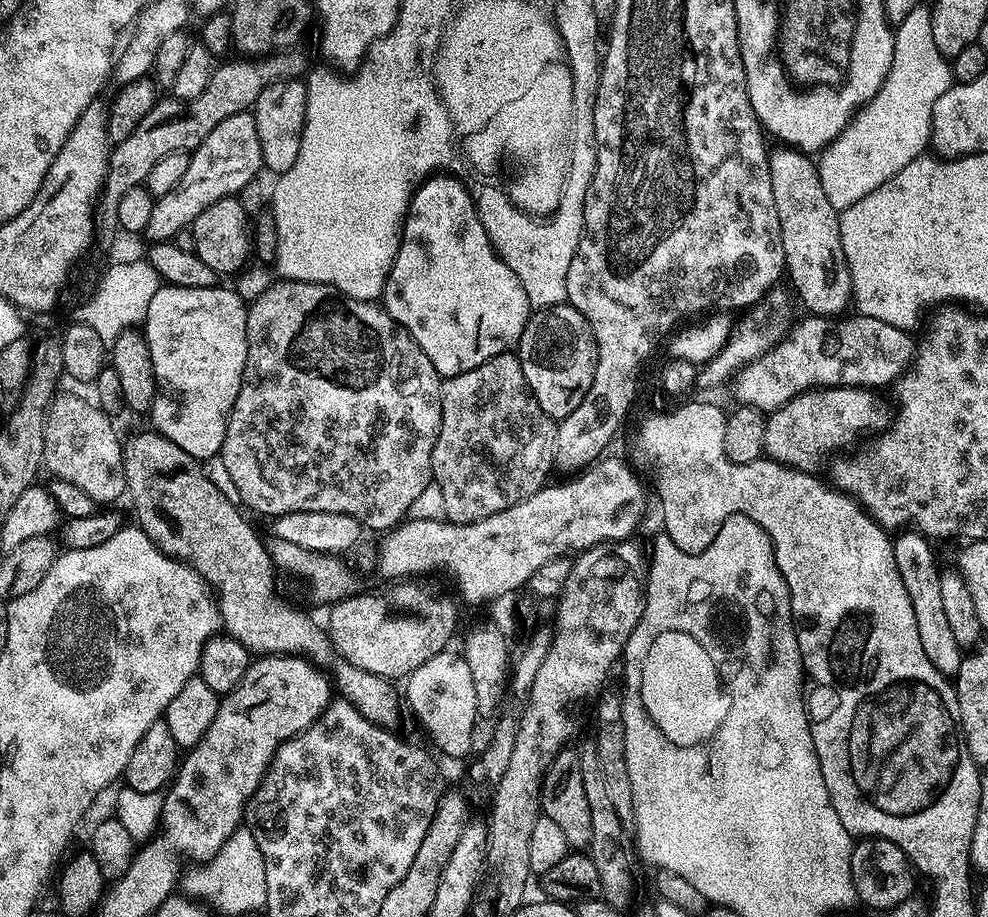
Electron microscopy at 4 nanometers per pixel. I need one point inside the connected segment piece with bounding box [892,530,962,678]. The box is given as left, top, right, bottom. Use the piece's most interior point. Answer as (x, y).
(916, 563)

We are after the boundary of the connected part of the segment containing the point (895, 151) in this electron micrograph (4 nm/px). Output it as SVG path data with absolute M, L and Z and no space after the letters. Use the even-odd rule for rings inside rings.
M918 6L912 10L903 22L897 25L893 40L894 54L891 56L891 68L880 88L867 104L857 109L848 125L821 151L818 158L817 168L826 198L838 212L870 194L871 190L877 189L882 182L898 174L903 166L908 166L925 153L931 141L934 103L938 102L938 98L952 85L951 65L935 45L932 13L929 7Z

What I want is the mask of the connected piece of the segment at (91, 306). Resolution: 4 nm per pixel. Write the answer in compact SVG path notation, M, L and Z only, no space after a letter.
M147 259L124 260L121 264L112 264L105 270L96 293L85 302L84 308L77 310L75 319L90 326L90 330L95 330L105 346L111 346L125 329L143 325L150 310L150 302L161 286L160 276Z

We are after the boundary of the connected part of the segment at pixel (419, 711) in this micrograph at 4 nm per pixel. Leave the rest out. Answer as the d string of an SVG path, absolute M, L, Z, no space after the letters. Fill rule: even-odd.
M441 654L436 657L430 658L427 664L424 664L422 666L418 666L416 670L412 672L410 675L410 679L407 681L408 684L408 696L406 692L406 700L408 703L408 700L410 703L412 703L412 712L414 715L417 716L418 719L420 719L420 724L424 728L428 728L428 736L430 739L433 740L434 743L436 743L435 751L437 753L440 752L464 752L468 748L468 737L471 736L472 730L475 728L476 723L478 723L478 717L476 714L476 695L474 694L474 682L470 682L468 680L468 668L465 664L462 662L456 662L456 664L452 664L452 660L450 657L448 657L448 654Z

